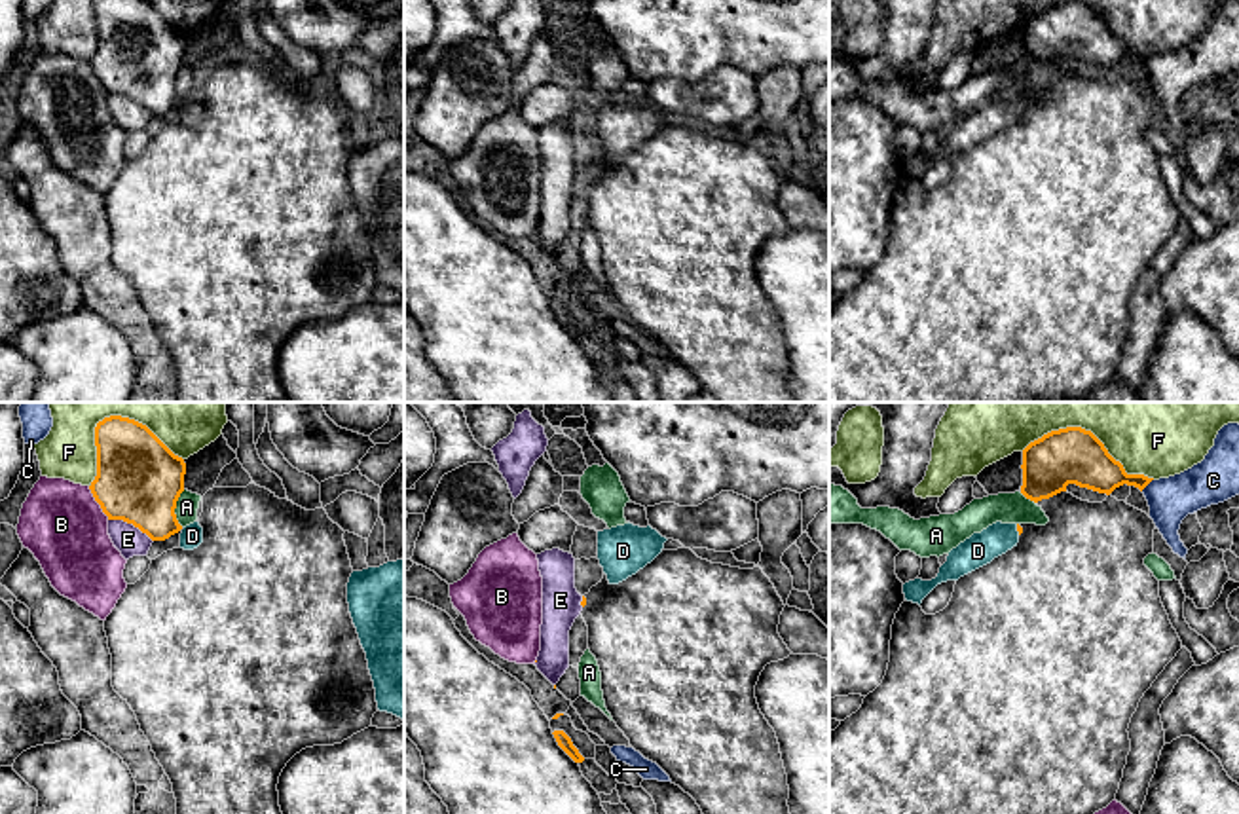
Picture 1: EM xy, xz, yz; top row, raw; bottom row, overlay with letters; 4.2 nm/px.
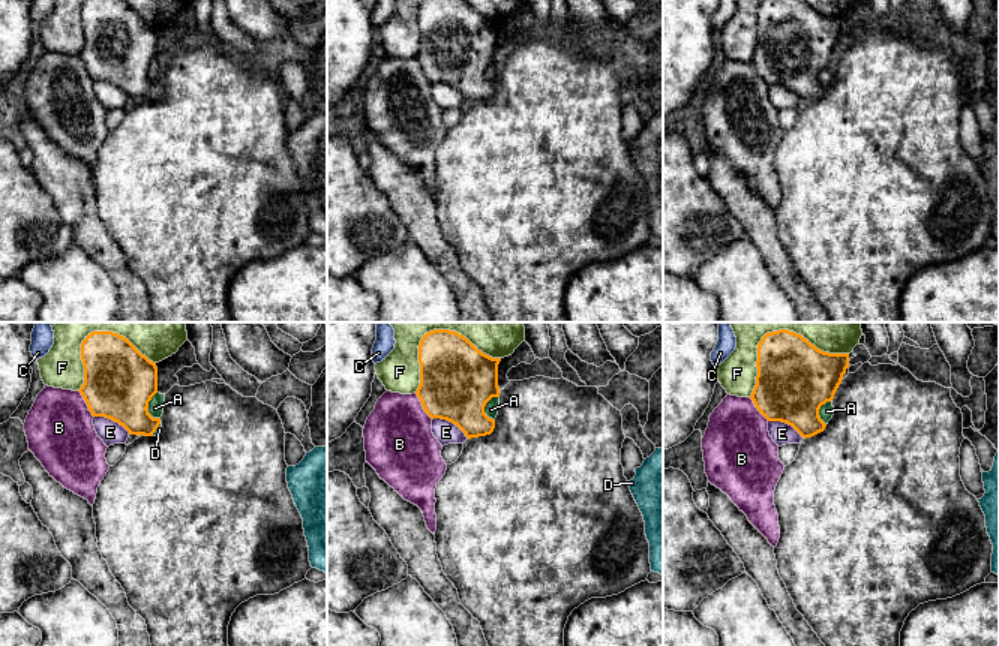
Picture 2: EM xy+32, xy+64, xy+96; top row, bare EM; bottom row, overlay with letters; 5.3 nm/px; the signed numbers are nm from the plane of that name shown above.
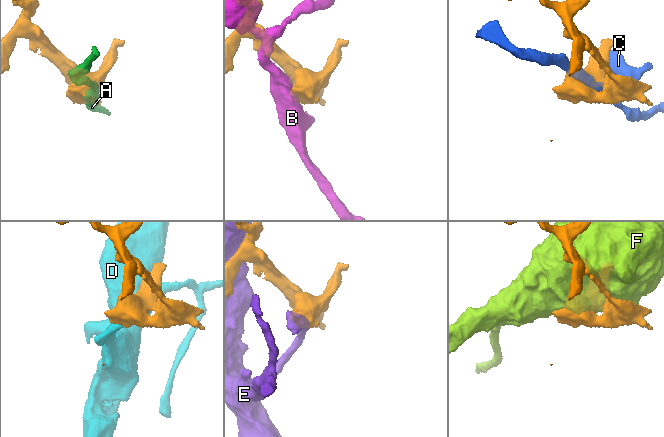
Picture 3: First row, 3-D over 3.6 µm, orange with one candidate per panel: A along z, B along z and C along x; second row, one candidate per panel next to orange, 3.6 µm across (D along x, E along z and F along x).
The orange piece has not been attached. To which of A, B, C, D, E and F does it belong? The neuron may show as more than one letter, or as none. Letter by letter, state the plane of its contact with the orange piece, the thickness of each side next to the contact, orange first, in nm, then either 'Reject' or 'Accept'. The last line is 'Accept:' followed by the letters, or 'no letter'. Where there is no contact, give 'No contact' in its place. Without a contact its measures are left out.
A: Touches orange in xy. Thickness 360 nm (orange) against 100 nm. Reject
B: Touches orange in xy. Thickness 360 nm (orange) against 360 nm. Reject
C: Touches orange in yz. Thickness 180 nm (orange) against 190 nm. Reject
D: Touches orange in yz. Thickness 20 nm (orange) against 140 nm. Accept
E: Touches orange in xy. Thickness 360 nm (orange) against 120 nm. Reject
F: Touches orange in yz. Thickness 240 nm (orange) against 200 nm. Reject
Accept: D

